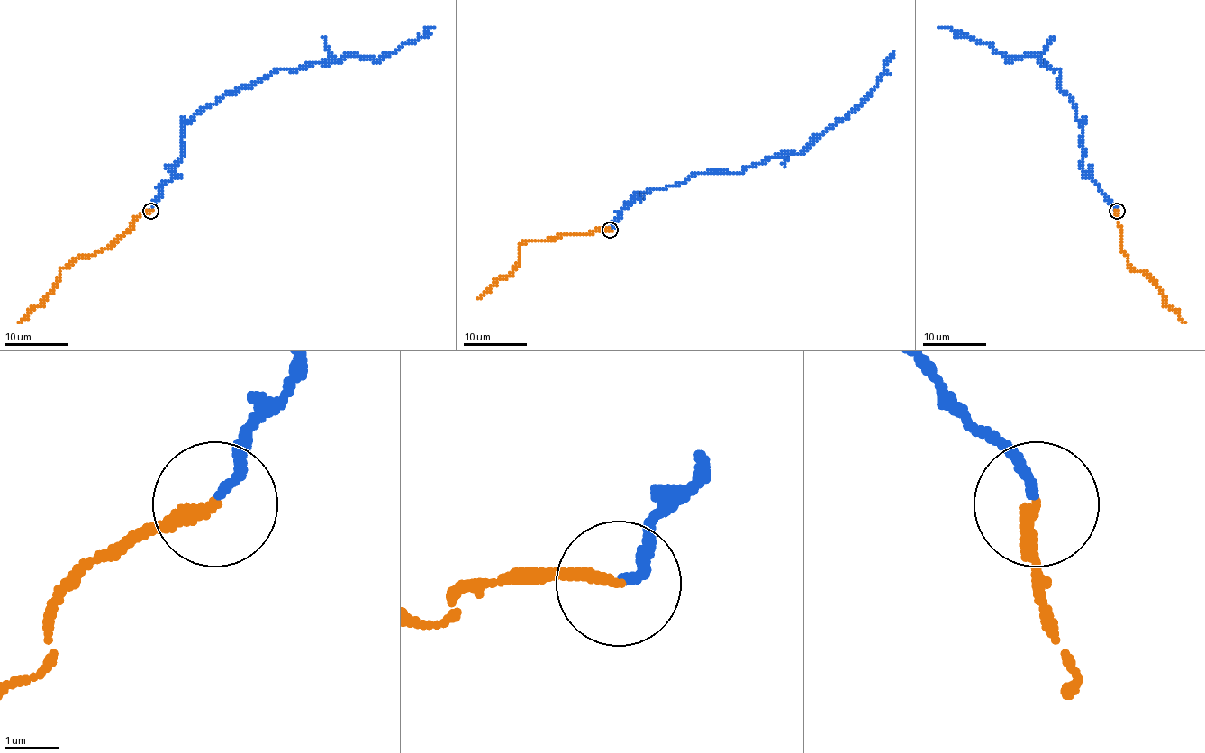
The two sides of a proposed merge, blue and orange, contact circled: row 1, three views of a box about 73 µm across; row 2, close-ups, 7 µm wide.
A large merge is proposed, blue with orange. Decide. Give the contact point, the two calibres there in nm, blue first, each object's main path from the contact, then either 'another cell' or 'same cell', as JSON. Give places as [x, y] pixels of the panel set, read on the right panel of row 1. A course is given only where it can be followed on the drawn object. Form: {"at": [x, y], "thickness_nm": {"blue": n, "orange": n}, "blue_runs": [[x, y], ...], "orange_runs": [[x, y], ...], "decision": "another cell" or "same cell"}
{"at": [1117, 211], "thickness_nm": {"blue": 160, "orange": 220}, "blue_runs": [[1117, 209], [1082, 166], [1082, 128], [1071, 97], [1059, 89], [1061, 70], [1037, 56], [1013, 60], [937, 27]], "orange_runs": [[1117, 211], [1128, 265], [1141, 270], [1162, 294], [1162, 301], [1186, 322]], "decision": "same cell"}

